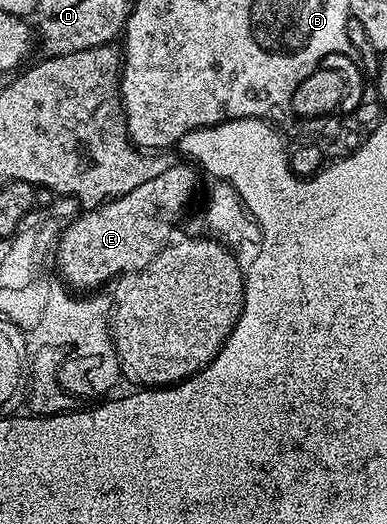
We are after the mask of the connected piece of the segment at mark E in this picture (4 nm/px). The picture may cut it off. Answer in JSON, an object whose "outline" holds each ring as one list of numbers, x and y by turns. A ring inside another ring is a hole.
{"outline":[[176,162,175,166,165,169,161,177,153,177,153,181,145,181,145,185,137,185,133,193,125,193,121,197,111,199,107,203,100,203,99,206,76,215,58,236,57,250,53,255,58,274,68,288,79,293,94,292,102,288,99,286,109,282,111,278,114,280,124,273,134,272,143,266,148,257,163,250,165,244,172,238,171,226,182,217,183,210,190,205,191,198,195,195,195,186,198,185,199,179,195,176,194,170,196,171,196,168,186,162]]}

